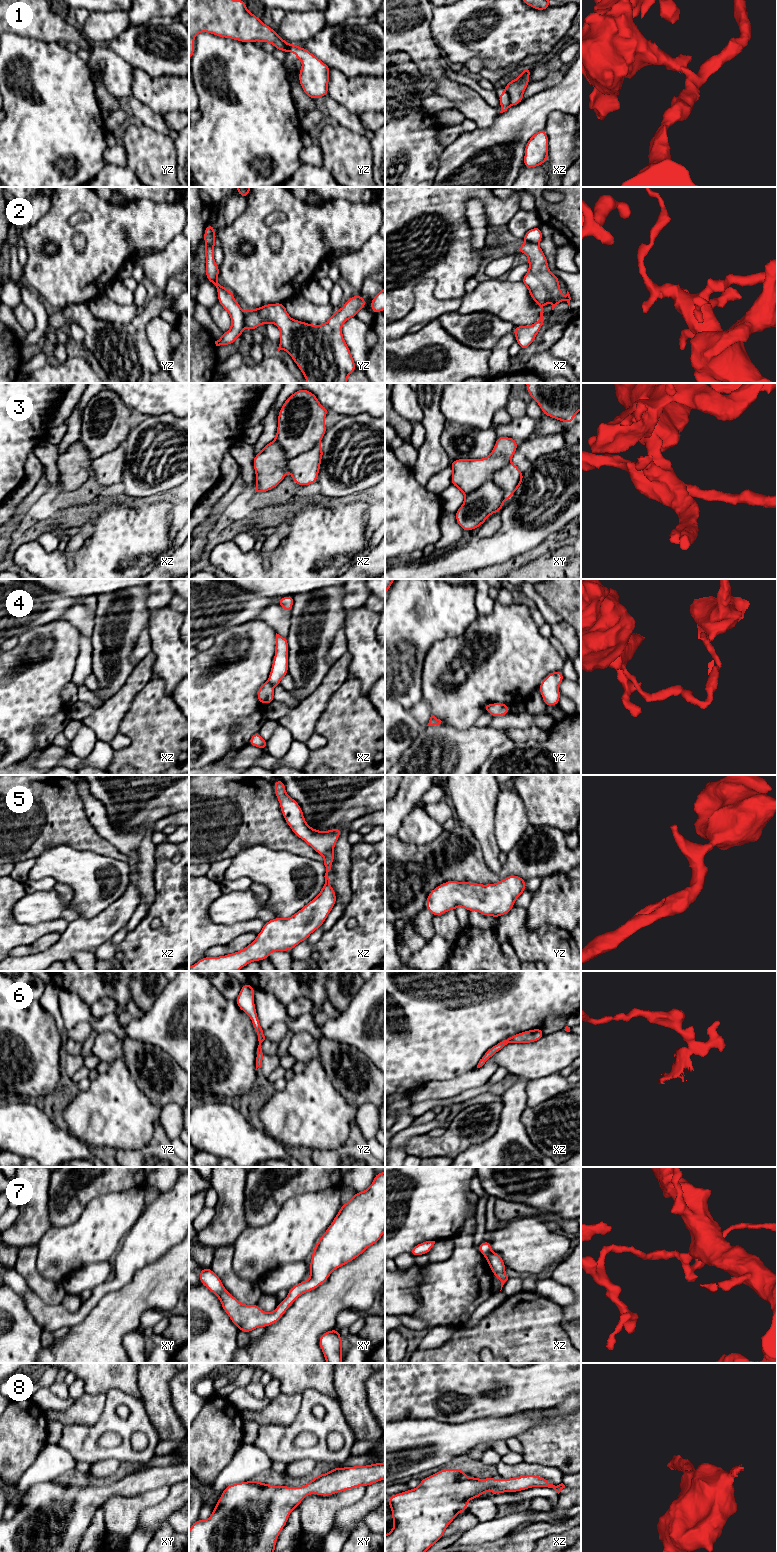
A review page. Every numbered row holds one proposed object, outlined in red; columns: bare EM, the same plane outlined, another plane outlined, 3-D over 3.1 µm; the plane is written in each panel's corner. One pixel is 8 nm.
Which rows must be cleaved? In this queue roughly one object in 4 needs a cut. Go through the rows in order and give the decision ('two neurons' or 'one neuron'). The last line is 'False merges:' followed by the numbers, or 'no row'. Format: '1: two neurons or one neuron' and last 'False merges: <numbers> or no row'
1: two neurons
2: two neurons
3: one neuron
4: two neurons
5: one neuron
6: two neurons
7: one neuron
8: one neuron
False merges: 1, 2, 4, 6

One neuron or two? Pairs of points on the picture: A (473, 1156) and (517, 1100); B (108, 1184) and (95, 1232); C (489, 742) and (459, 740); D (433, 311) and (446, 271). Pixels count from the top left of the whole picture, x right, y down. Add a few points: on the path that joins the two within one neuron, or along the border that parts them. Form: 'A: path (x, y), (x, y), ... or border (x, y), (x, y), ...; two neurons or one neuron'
A: path (489, 1149), (510, 1128), (510, 1116); one neuron
B: border (128, 1189), (98, 1195), (85, 1207); two neurons
C: path (482, 742), (466, 742); one neuron
D: border (434, 297), (438, 299), (460, 298); two neurons

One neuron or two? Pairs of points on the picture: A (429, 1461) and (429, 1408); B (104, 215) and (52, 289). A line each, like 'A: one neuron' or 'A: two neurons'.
A: two neurons
B: one neuron

